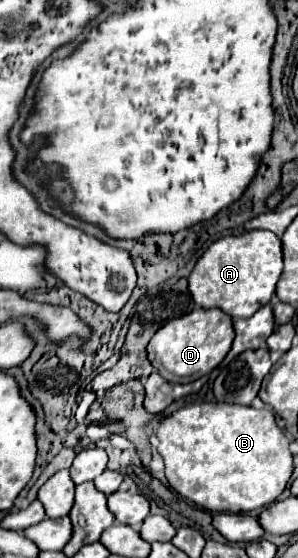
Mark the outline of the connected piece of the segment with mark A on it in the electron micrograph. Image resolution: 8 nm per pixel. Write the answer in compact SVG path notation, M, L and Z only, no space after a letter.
M244 231L212 243L198 259L188 277L188 289L196 305L218 307L234 319L252 317L262 305L270 303L274 287L282 275L282 241L270 231Z

